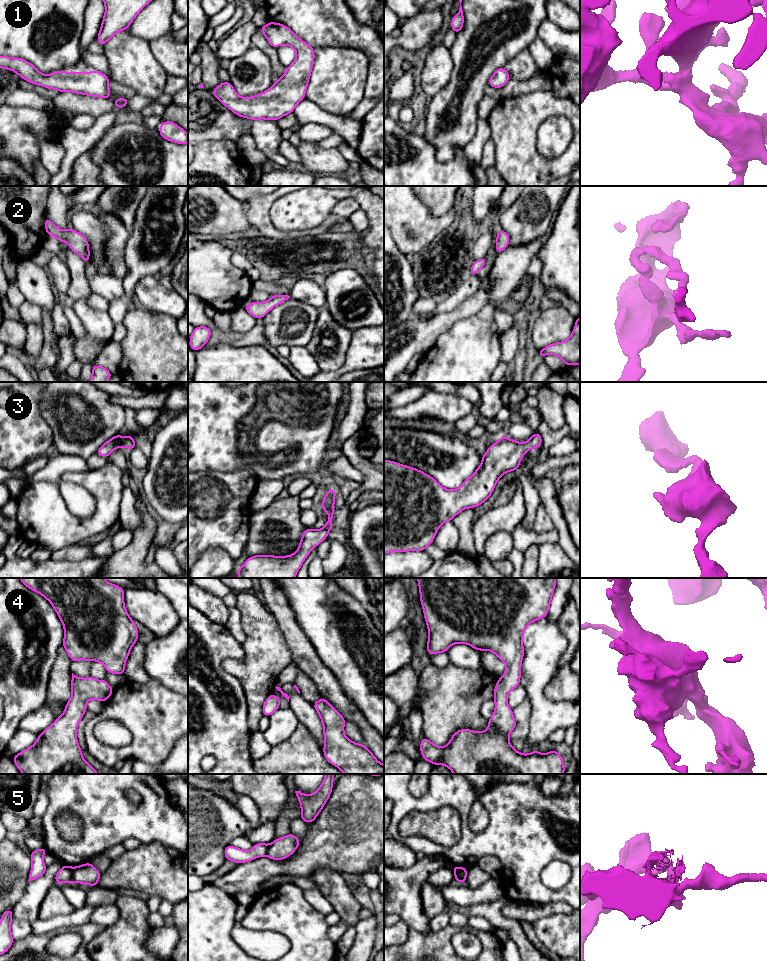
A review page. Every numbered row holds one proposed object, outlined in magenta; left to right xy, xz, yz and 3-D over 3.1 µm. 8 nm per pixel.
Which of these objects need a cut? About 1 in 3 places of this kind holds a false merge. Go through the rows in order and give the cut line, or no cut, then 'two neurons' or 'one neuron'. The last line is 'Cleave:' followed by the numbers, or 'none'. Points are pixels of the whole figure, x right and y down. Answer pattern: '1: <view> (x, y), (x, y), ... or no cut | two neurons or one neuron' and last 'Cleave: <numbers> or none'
1: no cut | one neuron
2: no cut | one neuron
3: no cut | one neuron
4: no cut | one neuron
5: xy (73, 868), (71, 881) | two neurons
Cleave: 5

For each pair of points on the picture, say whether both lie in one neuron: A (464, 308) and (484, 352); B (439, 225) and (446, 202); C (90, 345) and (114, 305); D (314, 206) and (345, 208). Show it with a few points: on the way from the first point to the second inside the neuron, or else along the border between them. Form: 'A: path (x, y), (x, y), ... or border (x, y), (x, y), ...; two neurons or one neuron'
A: border (476, 314), (456, 321), (448, 329); two neurons
B: border (422, 201), (434, 216), (441, 216), (451, 210); two neurons
C: border (107, 311), (114, 324); two neurons
D: border (357, 201), (349, 198), (337, 204), (319, 225); two neurons

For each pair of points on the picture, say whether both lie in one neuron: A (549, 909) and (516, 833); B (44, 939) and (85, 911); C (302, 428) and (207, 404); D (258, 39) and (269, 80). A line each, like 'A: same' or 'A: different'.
A: different
B: different
C: same
D: different

